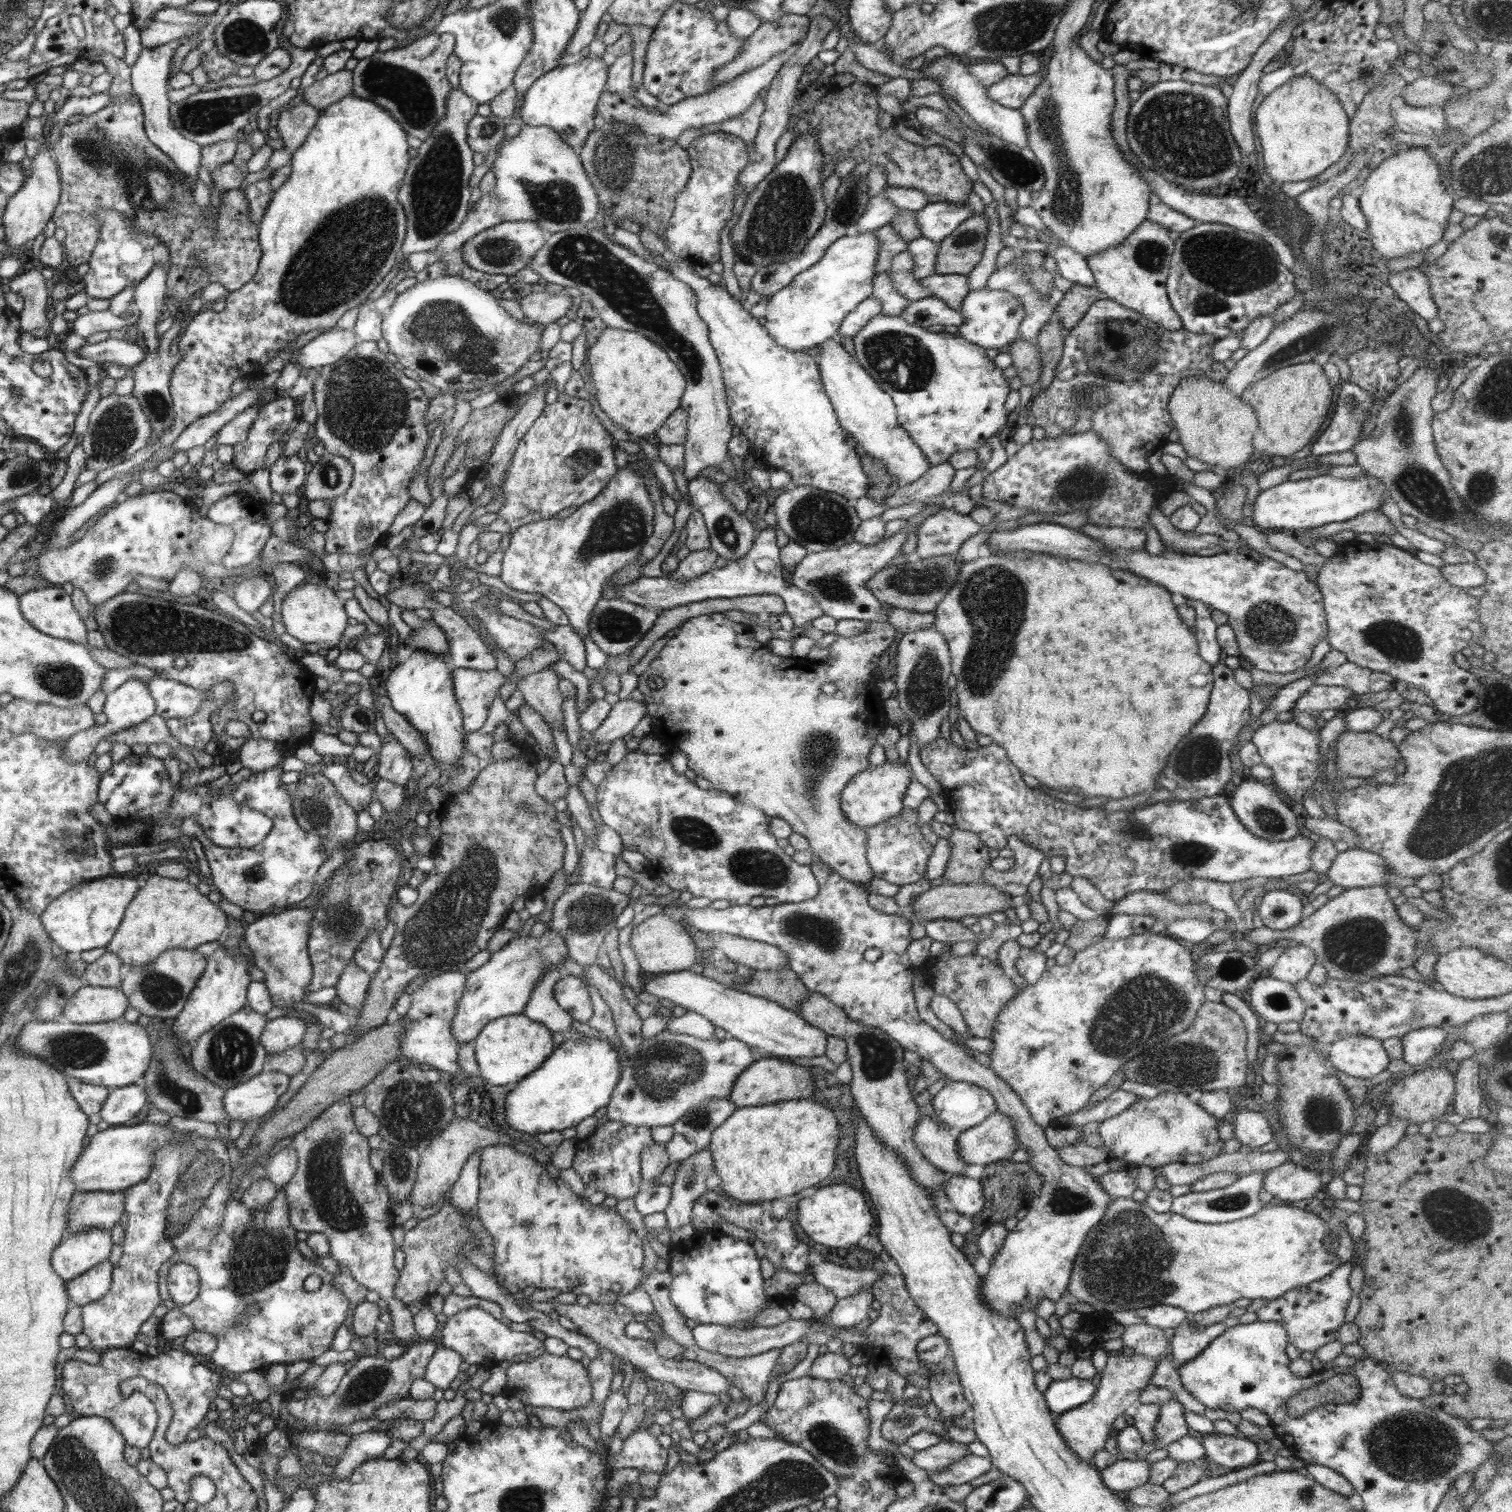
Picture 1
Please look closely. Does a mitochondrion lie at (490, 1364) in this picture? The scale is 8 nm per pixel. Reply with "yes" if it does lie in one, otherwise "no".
no

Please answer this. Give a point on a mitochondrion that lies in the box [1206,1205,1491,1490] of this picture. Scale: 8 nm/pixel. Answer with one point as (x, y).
(1405, 1446)

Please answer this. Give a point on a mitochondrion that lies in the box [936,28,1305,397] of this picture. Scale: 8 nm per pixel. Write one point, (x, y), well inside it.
(1181, 132)

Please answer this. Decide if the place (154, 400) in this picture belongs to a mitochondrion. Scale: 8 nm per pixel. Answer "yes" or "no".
yes

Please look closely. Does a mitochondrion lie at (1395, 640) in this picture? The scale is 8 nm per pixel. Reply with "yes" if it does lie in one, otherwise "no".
yes

